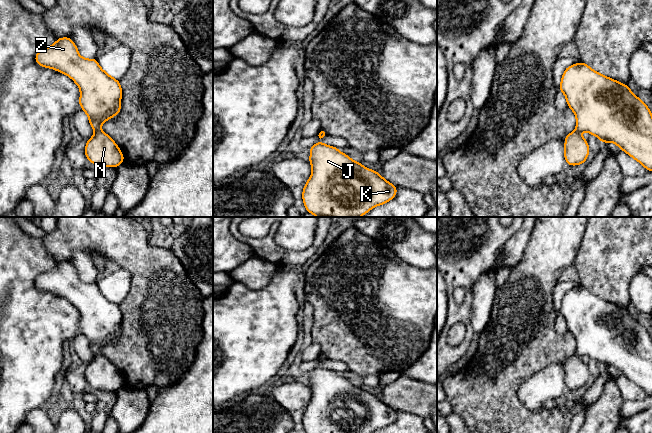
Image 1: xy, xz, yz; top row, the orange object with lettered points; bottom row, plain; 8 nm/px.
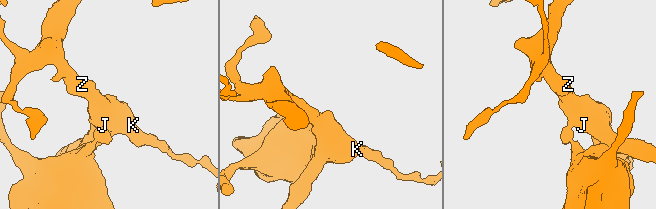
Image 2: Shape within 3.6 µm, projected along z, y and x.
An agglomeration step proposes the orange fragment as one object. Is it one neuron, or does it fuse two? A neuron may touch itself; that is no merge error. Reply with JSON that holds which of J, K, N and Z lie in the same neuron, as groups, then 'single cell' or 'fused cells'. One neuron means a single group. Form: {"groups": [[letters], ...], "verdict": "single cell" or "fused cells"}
{"groups": [["J", "K", "Z"], ["N"]], "verdict": "fused cells"}

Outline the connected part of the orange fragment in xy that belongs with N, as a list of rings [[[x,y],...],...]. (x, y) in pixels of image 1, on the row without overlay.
[[[97,355],[85,369],[85,379],[94,389],[117,392],[124,380],[114,364],[103,355]]]

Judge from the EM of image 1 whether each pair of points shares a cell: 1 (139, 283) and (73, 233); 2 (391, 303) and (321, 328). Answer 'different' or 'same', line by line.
1: same
2: same

